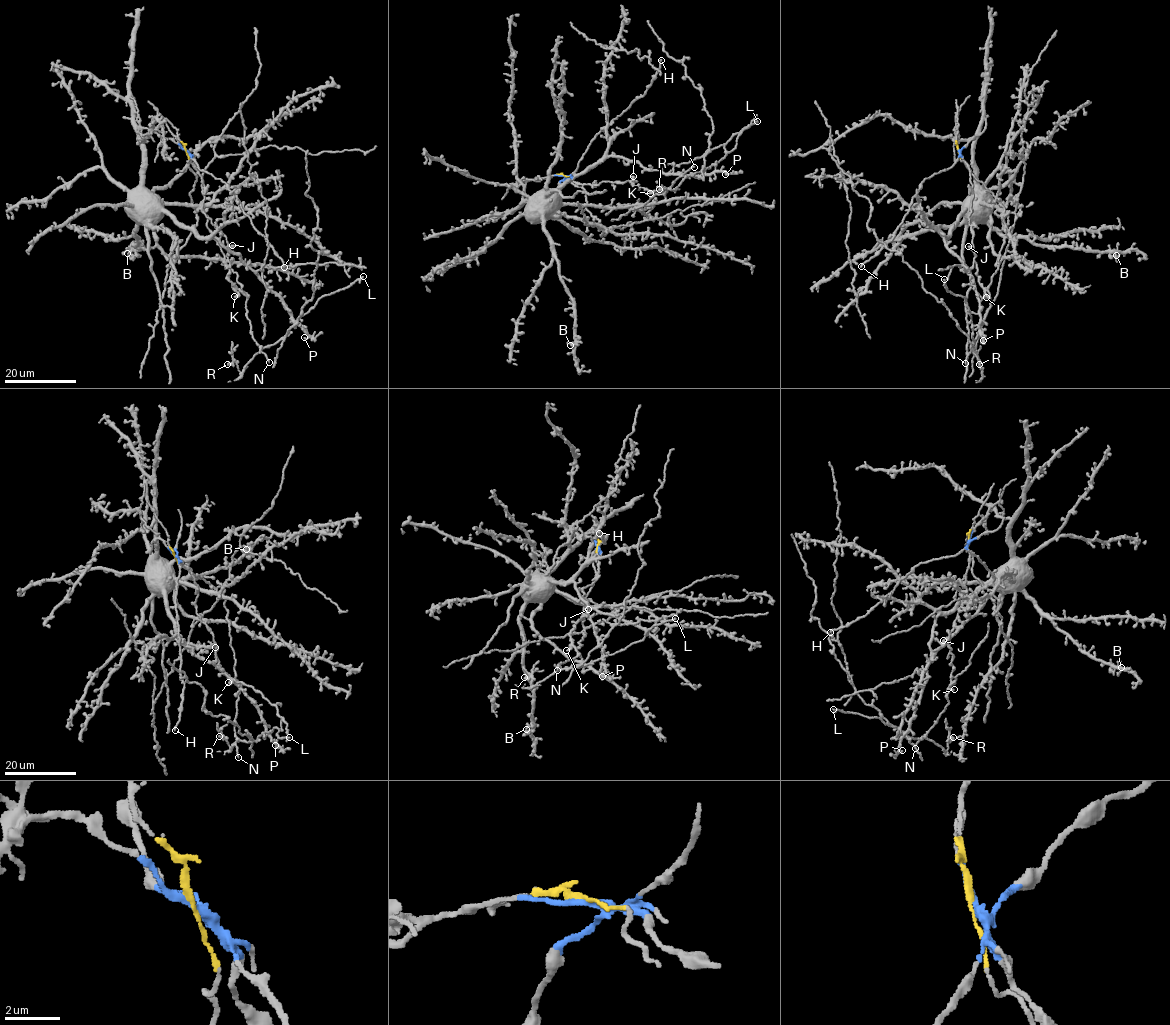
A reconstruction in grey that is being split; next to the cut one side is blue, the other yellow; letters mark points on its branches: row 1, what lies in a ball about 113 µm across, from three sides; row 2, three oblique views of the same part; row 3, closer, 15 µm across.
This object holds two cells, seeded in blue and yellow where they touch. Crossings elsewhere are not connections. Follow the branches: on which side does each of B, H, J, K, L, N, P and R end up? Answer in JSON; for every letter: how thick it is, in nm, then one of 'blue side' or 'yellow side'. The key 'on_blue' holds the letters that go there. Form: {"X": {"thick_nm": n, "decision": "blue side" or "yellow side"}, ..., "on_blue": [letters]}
{"B": {"thick_nm": 170, "decision": "yellow side"}, "H": {"thick_nm": 200, "decision": "blue side"}, "J": {"thick_nm": 440, "decision": "blue side"}, "K": {"thick_nm": 220, "decision": "blue side"}, "L": {"thick_nm": 240, "decision": "blue side"}, "N": {"thick_nm": 170, "decision": "blue side"}, "P": {"thick_nm": 220, "decision": "yellow side"}, "R": {"thick_nm": 220, "decision": "blue side"}, "on_blue": ["H", "J", "K", "L", "N", "R"]}

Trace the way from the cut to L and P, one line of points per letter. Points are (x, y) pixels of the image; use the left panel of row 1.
L: (185, 149), (203, 185), (202, 211), (226, 237), (227, 278), (245, 295), (262, 348), (363, 276)
P: (186, 149), (196, 226), (176, 256), (158, 245), (152, 216), (163, 210), (216, 238), (279, 297), (304, 338)

